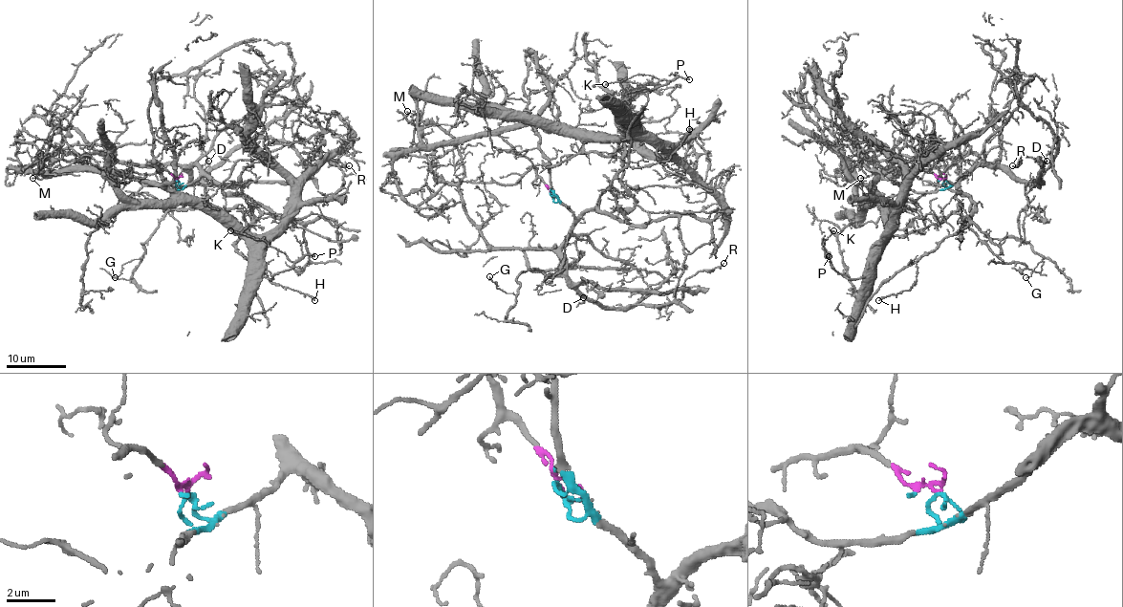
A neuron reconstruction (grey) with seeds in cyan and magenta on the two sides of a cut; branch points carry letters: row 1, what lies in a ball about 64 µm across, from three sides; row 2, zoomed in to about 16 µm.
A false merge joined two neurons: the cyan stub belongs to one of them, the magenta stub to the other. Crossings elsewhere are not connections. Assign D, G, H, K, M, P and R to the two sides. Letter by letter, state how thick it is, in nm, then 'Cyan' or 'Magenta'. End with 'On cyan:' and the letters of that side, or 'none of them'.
D: Thickness 120 nm. Cyan
G: Thickness 130 nm. Cyan
H: Thickness 280 nm. Cyan
K: Thickness 130 nm. Magenta
M: Thickness 140 nm. Magenta
P: Thickness 200 nm. Magenta
R: Thickness 110 nm. Cyan
On cyan: D, G, H, R

